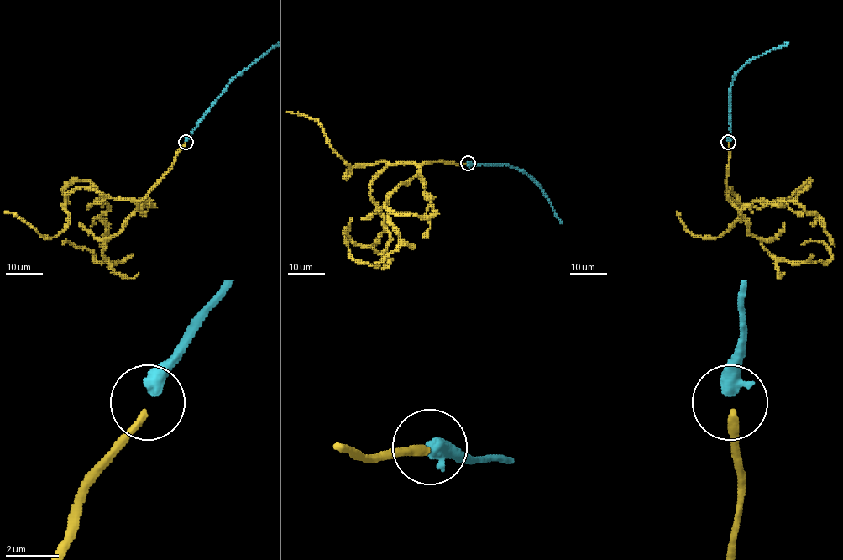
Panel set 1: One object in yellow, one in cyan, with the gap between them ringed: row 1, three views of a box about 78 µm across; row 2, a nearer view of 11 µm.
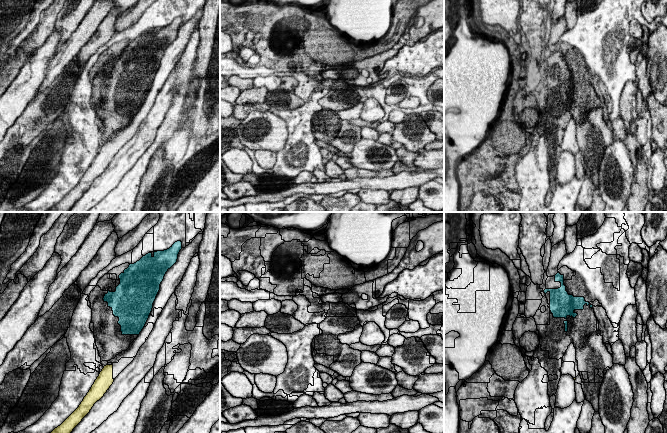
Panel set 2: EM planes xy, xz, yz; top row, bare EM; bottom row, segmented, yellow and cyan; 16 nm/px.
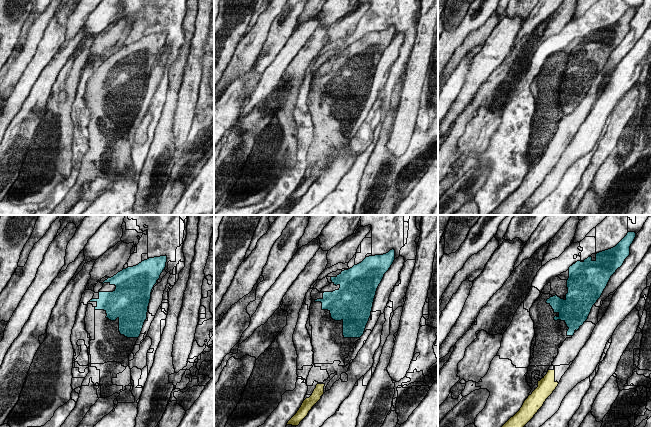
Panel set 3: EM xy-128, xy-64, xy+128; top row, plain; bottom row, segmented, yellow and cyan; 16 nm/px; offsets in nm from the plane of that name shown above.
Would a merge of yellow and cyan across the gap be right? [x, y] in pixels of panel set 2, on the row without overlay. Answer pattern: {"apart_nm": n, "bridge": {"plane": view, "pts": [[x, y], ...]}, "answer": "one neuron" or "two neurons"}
{"apart_nm": 500, "bridge": {"plane": "xy", "pts": [[112, 139], [122, 110]]}, "answer": "two neurons"}

